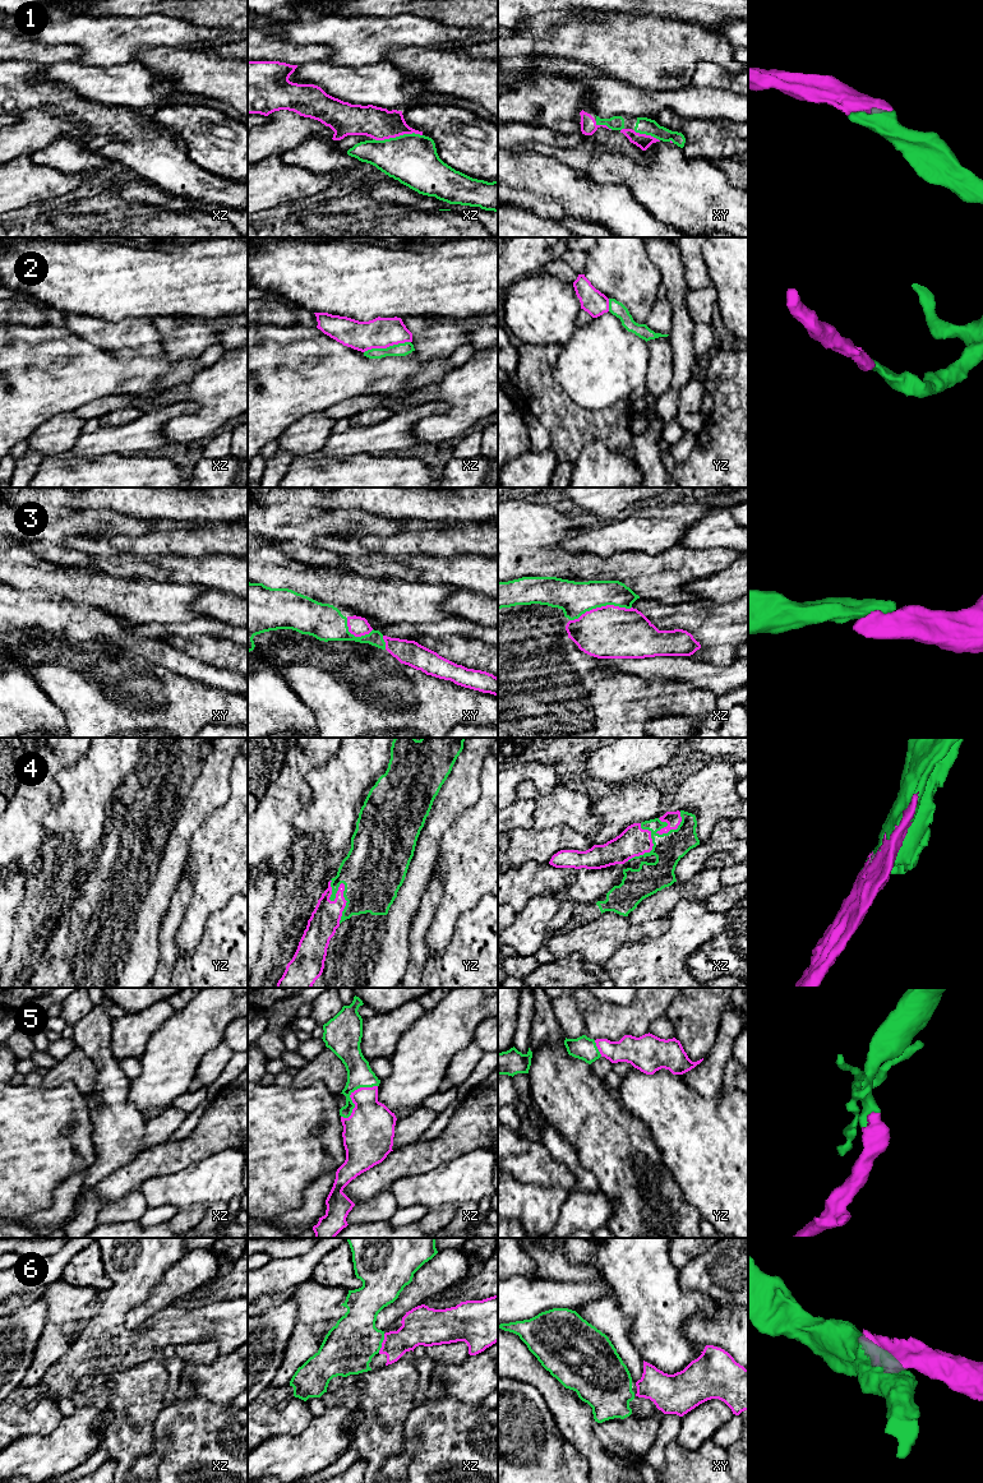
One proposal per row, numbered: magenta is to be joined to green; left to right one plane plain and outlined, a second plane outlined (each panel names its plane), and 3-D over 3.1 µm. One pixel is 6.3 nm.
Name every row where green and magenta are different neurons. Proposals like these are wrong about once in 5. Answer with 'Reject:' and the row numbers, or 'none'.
Reject: none

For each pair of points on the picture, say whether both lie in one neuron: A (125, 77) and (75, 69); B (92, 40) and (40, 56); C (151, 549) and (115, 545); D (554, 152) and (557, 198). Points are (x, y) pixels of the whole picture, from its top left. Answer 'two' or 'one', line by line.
A: one
B: two
C: one
D: two

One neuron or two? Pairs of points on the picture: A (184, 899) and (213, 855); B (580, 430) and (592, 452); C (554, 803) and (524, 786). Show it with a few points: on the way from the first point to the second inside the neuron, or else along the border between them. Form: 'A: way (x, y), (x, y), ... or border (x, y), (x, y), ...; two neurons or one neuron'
A: border (187, 873), (192, 879), (192, 896), (184, 914); two neurons
B: border (592, 440), (573, 462); two neurons
C: way (547, 803), (531, 793); one neuron

